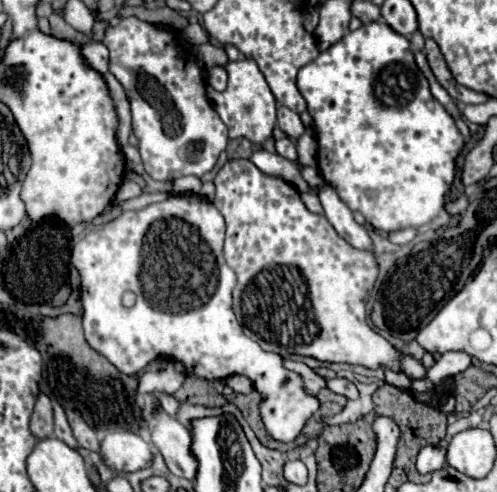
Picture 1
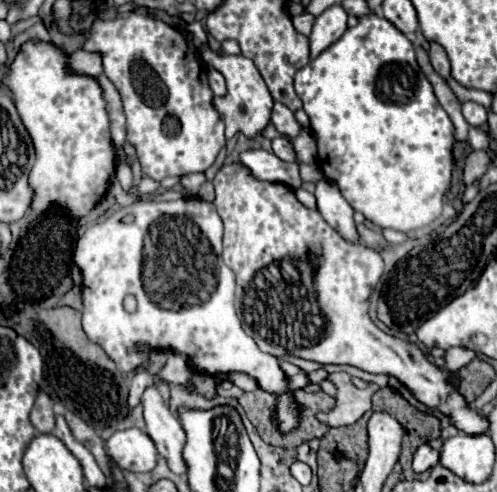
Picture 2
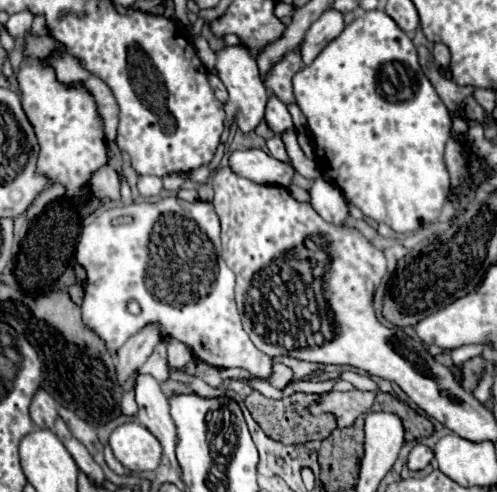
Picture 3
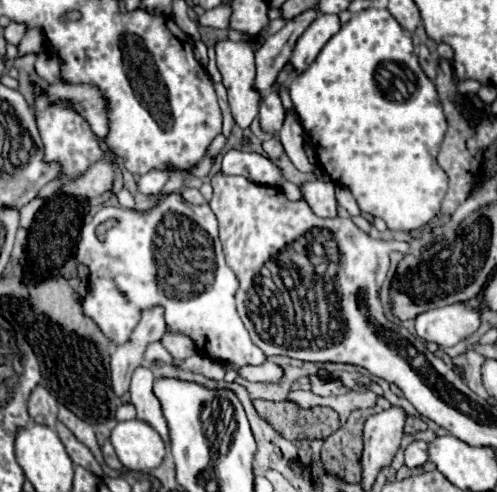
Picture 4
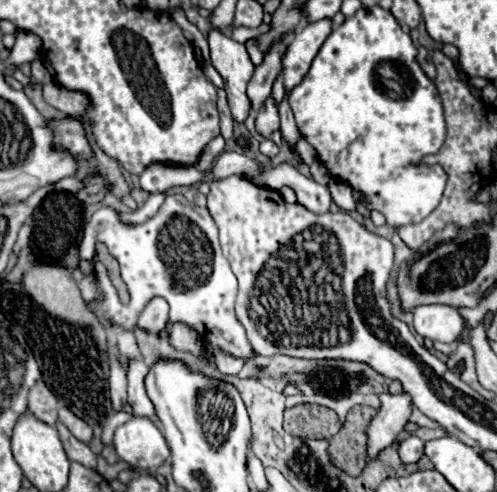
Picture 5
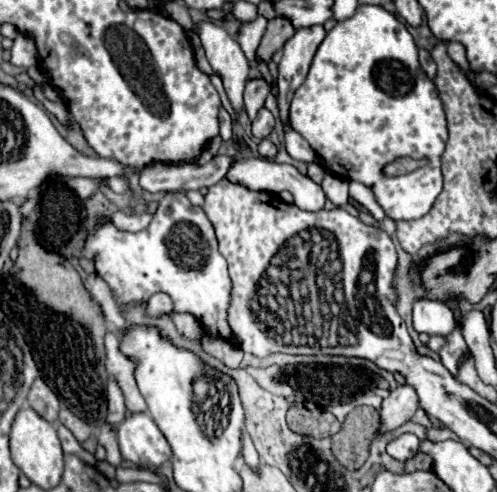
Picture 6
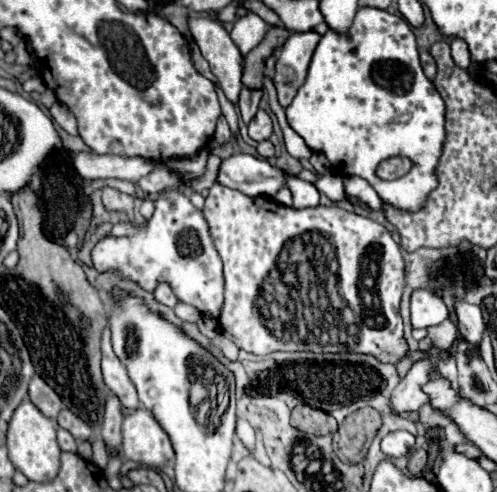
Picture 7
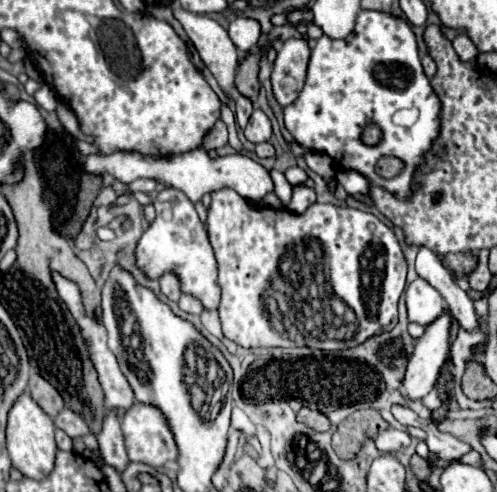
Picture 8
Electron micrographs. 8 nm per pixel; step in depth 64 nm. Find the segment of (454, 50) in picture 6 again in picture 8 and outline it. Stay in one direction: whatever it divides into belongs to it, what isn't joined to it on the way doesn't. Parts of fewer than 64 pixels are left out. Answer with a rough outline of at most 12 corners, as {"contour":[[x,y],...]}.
{"contour":[[466,32],[454,38],[456,54],[467,62],[478,56],[476,44]]}

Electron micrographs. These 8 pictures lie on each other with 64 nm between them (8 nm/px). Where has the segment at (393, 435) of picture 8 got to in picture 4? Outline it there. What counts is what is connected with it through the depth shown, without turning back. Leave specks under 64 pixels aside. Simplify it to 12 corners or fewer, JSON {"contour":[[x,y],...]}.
{"contour":[[414,440],[406,446],[408,468],[422,466],[428,460],[428,444]]}

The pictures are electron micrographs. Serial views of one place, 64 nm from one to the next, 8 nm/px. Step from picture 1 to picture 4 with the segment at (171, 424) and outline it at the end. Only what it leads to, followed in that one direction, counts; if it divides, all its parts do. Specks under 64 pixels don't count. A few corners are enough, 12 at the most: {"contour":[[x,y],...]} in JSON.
{"contour":[[138,366],[130,382],[130,402],[138,418],[164,440],[168,424],[152,394],[154,374]]}

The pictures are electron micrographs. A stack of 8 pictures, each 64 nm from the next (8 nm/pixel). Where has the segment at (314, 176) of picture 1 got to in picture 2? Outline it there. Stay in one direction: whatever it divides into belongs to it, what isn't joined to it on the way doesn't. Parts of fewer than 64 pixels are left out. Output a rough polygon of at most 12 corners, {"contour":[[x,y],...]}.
{"contour":[[314,164],[299,166],[302,180],[318,182],[322,172]]}

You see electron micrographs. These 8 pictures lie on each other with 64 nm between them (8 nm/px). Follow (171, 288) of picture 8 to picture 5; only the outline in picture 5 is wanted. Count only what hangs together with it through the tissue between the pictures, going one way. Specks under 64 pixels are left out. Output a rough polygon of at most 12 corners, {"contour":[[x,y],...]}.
{"contour":[[152,298],[138,318],[148,332],[164,330],[168,302]]}

